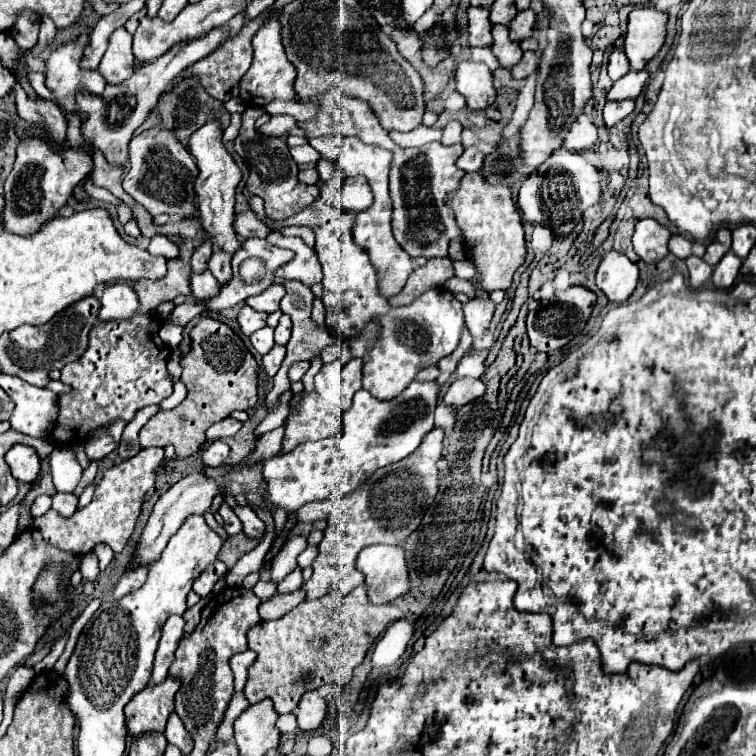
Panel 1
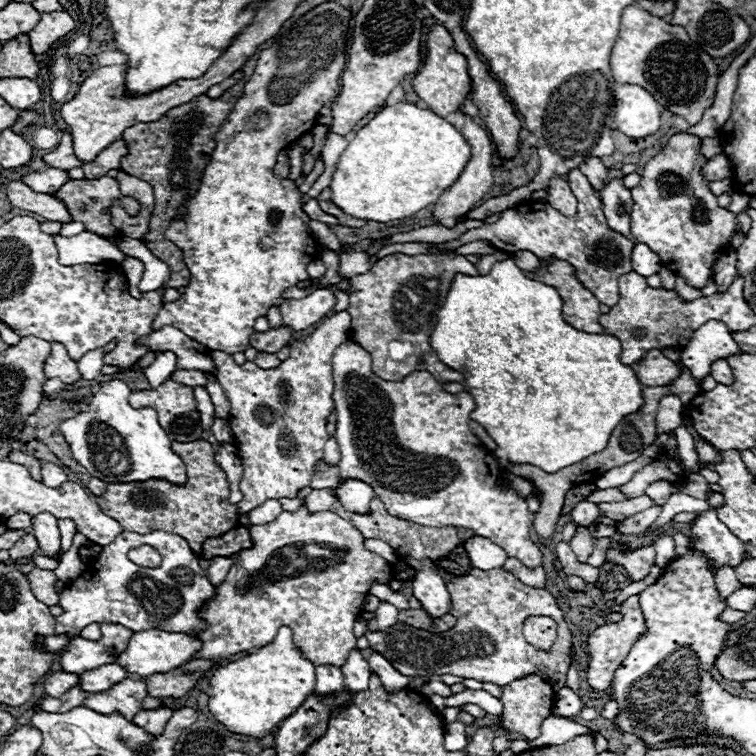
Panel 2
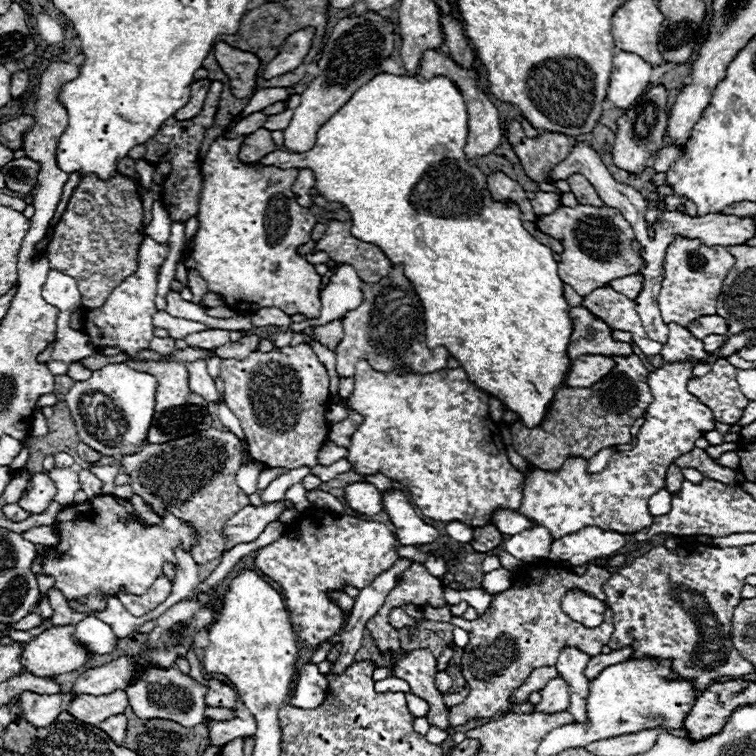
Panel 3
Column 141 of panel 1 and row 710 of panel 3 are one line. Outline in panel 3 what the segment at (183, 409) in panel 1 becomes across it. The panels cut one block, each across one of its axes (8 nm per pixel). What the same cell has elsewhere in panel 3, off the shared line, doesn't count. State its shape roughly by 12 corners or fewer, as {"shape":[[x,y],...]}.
{"shape":[[414,650],[392,666],[430,704],[428,722],[448,730],[448,712],[434,686],[436,658]]}

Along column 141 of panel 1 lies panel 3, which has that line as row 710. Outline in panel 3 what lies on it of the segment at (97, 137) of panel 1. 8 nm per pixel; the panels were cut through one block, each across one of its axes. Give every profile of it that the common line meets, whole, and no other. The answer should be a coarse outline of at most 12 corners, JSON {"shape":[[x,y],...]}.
{"shape":[[124,690],[102,696],[80,696],[68,712],[82,722],[100,726],[110,716],[124,714]]}

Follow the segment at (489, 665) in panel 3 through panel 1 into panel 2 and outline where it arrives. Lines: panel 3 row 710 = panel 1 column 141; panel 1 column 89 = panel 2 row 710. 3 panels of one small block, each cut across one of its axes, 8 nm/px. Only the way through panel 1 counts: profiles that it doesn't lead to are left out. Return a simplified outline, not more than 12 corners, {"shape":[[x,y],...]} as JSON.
{"shape":[[536,674],[504,686],[502,726],[536,740],[552,686]]}

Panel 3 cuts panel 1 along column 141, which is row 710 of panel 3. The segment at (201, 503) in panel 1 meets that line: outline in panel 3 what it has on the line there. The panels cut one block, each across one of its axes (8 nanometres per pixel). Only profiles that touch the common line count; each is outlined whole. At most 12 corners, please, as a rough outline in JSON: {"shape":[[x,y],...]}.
{"shape":[[554,678],[540,690],[538,712],[554,714],[570,706],[570,688]]}

